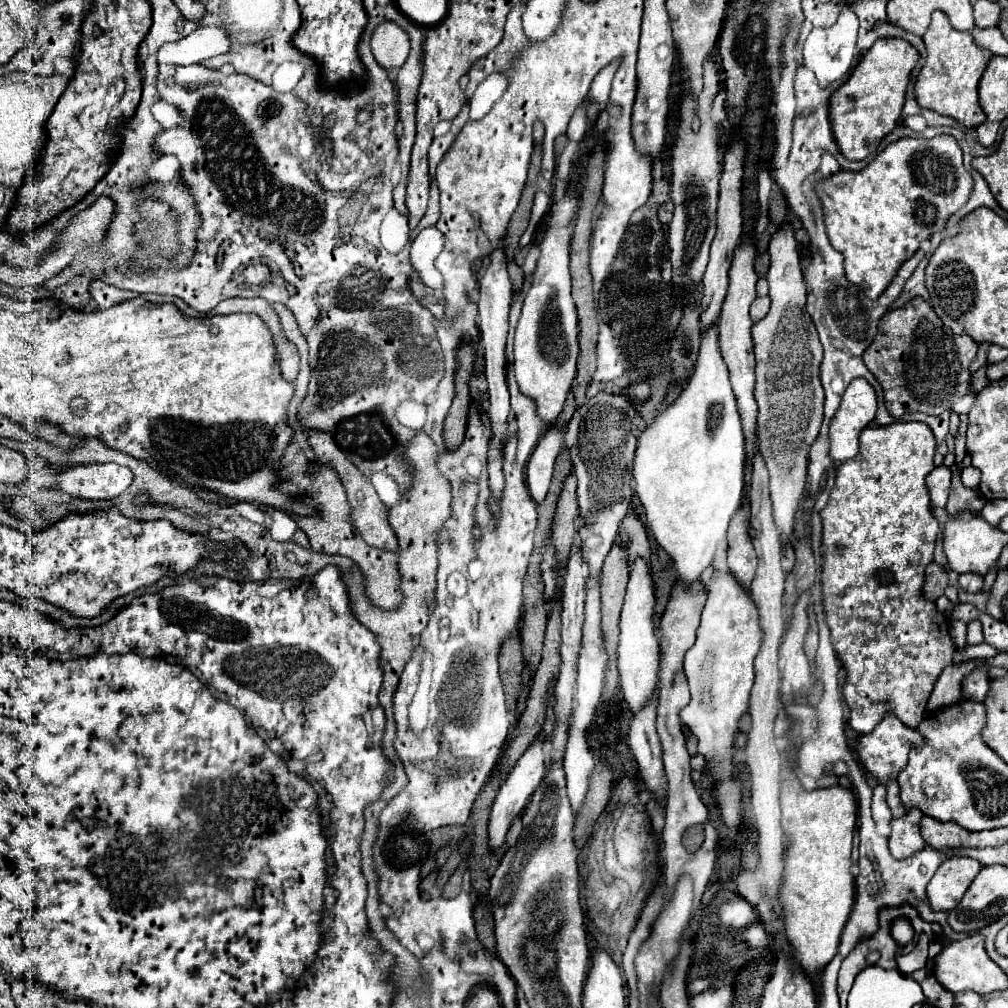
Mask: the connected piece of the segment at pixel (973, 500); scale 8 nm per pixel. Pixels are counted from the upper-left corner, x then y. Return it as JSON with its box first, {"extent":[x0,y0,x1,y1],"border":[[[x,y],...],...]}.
{"extent":[946,463,986,515],"border":[[[956,463],[950,467],[950,471],[952,471],[952,487],[950,487],[950,499],[946,503],[946,511],[950,515],[956,515],[960,511],[980,513],[984,503],[986,503],[982,493],[978,489],[964,487],[964,483],[960,481],[960,471],[958,471]]]}

